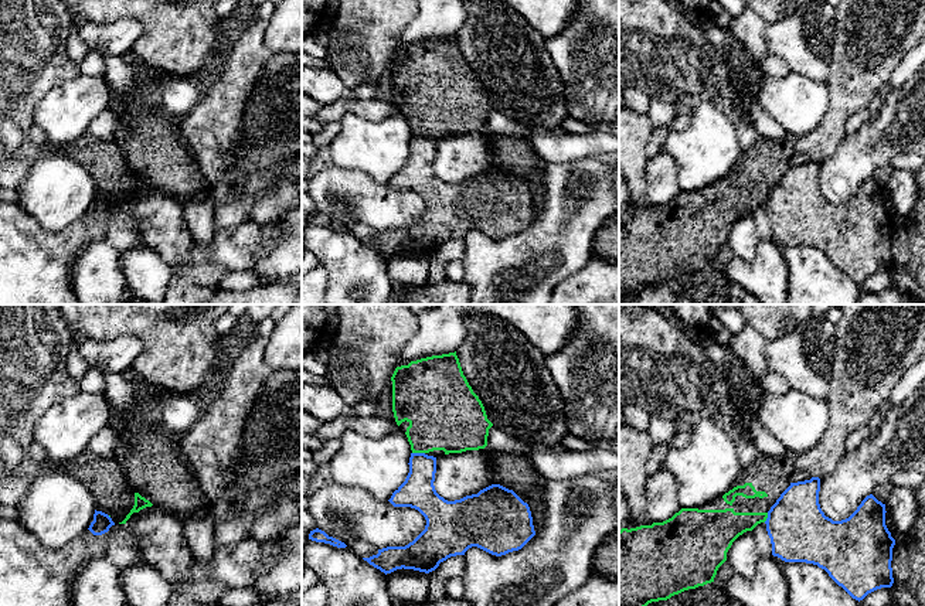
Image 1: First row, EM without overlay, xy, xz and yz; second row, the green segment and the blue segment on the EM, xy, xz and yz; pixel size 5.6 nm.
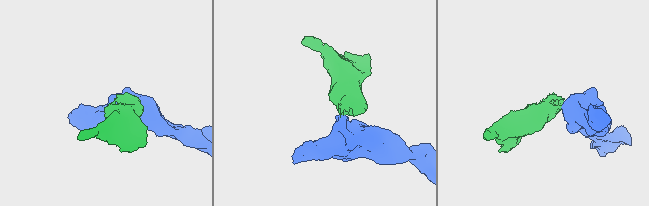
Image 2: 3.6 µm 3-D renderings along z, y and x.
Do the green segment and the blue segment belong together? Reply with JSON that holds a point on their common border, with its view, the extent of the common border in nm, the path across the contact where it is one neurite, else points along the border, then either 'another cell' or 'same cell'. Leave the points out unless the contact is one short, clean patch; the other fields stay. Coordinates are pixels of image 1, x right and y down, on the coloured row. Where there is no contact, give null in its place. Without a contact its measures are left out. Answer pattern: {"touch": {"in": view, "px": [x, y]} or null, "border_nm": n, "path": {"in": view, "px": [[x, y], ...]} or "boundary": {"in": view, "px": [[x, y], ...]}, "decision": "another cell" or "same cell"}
{"touch": {"in": "xz", "px": [418, 452]}, "border_nm": 70, "decision": "another cell"}

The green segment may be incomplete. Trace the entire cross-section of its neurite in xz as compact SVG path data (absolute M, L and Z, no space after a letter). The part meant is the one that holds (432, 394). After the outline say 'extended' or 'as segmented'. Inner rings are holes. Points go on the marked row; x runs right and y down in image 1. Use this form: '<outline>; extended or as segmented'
M456 351L397 367L391 381L394 418L407 435L412 453L439 457L487 446L489 429L493 423L463 375Z; extended

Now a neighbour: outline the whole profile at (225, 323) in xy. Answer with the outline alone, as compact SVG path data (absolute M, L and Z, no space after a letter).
M225 313L225 314L222 314L222 316L217 320L215 328L217 328L217 331L218 331L221 336L224 336L224 334L229 333L229 331L234 328L235 321L237 321L237 317L235 317L235 316L229 314L229 313Z

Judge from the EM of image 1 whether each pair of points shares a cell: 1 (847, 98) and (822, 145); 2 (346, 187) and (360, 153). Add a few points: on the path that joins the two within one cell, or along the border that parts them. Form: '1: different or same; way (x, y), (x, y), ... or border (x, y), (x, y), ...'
1: same; way (840, 109), (829, 133)
2: different; border (335, 164), (343, 169), (364, 172), (384, 184)

